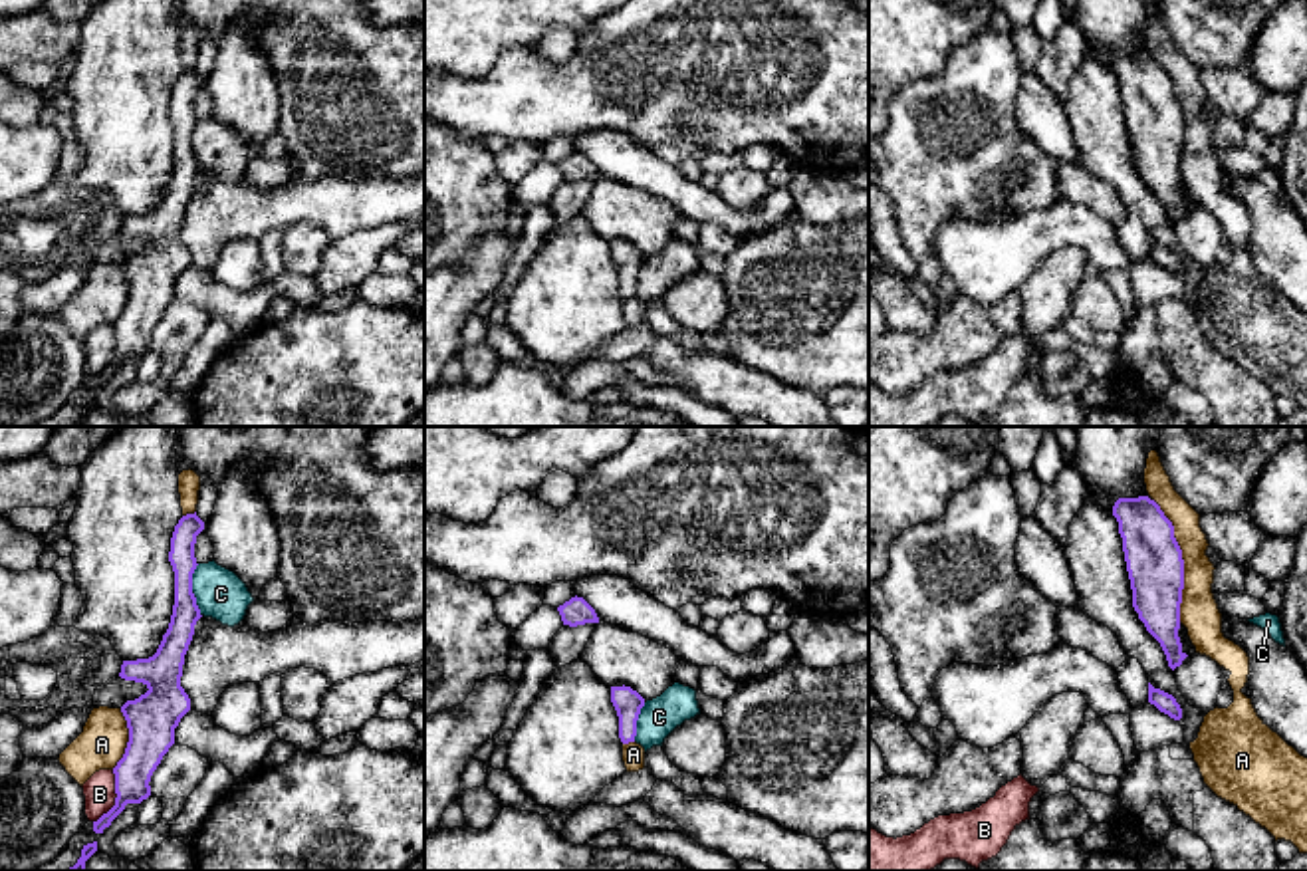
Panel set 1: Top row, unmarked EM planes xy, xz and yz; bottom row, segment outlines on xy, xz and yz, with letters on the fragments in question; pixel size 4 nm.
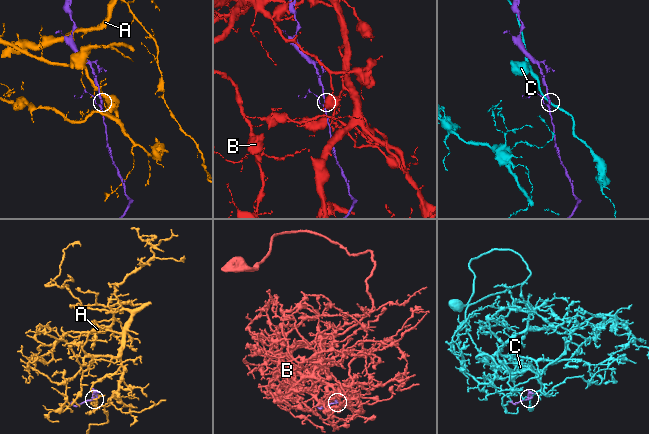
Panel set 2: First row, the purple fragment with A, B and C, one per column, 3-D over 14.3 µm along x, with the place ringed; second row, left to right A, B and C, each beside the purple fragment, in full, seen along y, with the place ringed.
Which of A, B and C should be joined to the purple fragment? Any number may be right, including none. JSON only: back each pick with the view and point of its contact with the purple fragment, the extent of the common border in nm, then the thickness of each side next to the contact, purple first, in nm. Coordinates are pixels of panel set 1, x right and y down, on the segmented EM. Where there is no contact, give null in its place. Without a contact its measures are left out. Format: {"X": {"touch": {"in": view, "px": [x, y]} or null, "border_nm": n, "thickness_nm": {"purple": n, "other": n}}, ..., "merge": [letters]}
{"merge": []}

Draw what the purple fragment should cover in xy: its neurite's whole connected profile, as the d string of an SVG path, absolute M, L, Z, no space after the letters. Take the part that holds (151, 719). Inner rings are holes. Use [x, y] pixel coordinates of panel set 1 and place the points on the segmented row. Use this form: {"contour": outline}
{"contour": "M196 512L182 516L175 526L169 552L175 571L175 605L169 629L153 657L121 665L121 679L143 683L149 690L121 706L129 742L113 768L115 806L93 821L95 833L103 833L127 804L141 804L151 796L151 776L175 744L175 728L180 718L190 710L180 677L194 625L202 617L192 593L192 573L198 565L194 544L202 530L204 522Z"}

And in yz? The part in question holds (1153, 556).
{"contour": "M1148 496L1119 498L1113 516L1123 538L1132 607L1174 671L1188 657L1178 637L1184 560L1174 526Z"}

